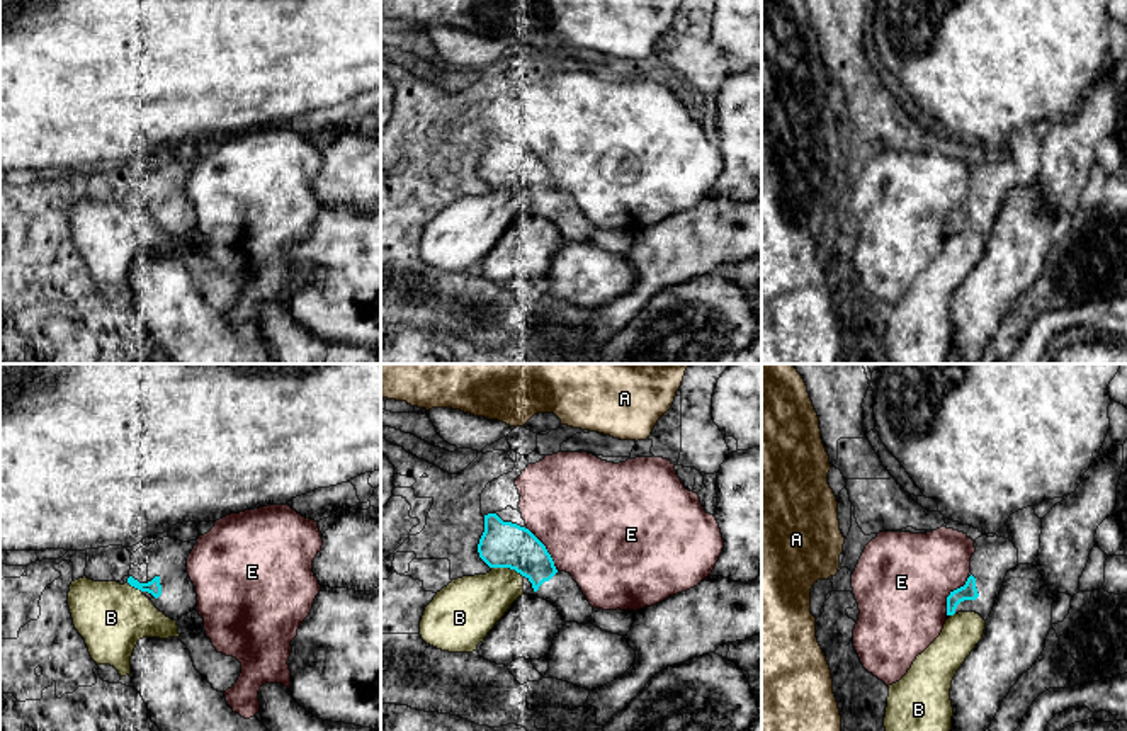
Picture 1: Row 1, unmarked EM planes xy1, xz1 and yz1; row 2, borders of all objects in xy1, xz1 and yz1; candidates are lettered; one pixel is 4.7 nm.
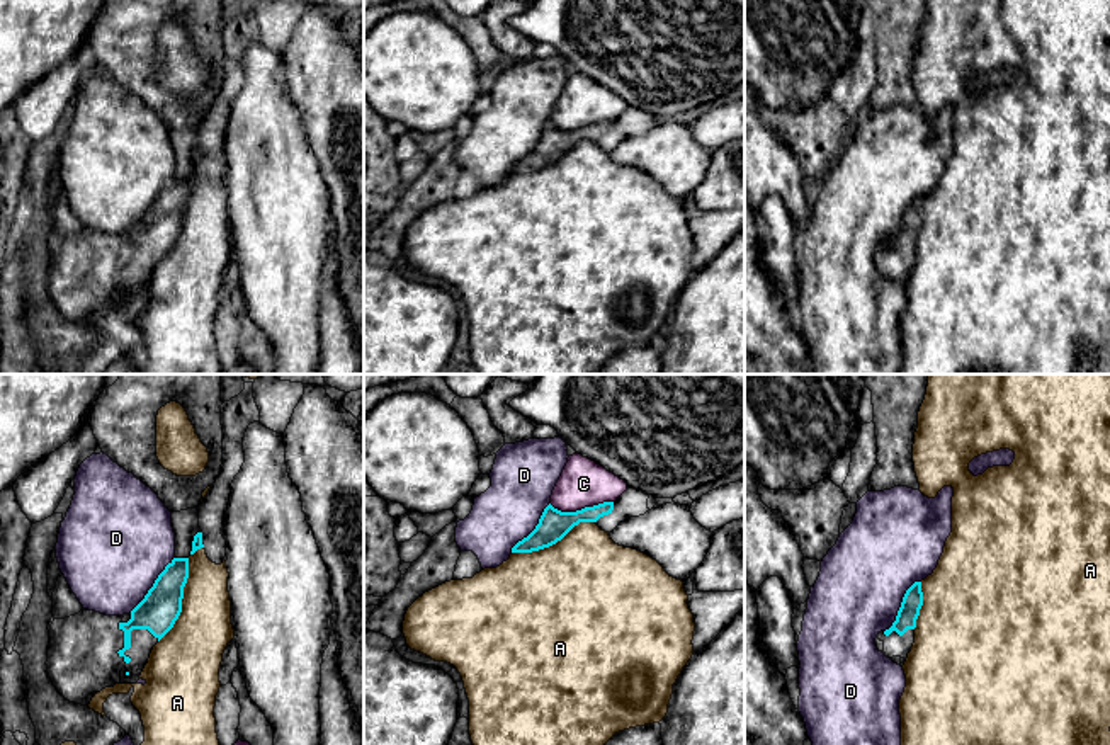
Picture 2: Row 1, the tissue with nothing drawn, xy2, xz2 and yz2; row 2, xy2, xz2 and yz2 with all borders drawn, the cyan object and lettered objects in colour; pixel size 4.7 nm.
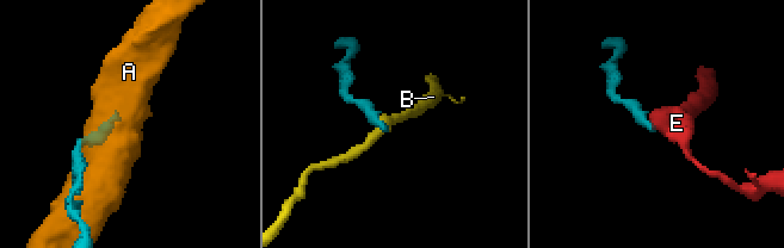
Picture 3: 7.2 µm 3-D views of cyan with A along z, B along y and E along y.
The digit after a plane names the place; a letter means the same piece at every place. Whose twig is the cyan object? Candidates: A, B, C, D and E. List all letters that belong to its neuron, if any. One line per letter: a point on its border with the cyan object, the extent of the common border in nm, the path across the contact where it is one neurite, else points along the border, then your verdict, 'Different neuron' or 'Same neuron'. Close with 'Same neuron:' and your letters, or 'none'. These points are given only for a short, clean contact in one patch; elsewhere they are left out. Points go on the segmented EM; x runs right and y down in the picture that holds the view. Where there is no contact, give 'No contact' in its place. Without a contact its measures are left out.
A: Touches cyan at xy2 (181, 601). Shared border 420 nm. Different neuron
B: Touches cyan at xz1 (507, 566). Shared border 160 nm. Different neuron
C: Touches cyan at xz2 (582, 509). Shared border 300 nm. Different neuron
D: Touches cyan at xy2 (153, 585). Shared border 340 nm. Different neuron
E: Touches cyan at yz1 (951, 594). Shared border 220 nm. Different neuron
Same neuron: none

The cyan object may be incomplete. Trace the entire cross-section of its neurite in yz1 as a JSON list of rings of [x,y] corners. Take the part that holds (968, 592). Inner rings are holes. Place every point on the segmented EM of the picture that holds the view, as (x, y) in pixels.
[[[981,536],[974,547],[966,585],[947,597],[947,619],[959,612],[976,612],[988,620],[1006,573],[1018,566],[1018,549],[1010,539]]]

